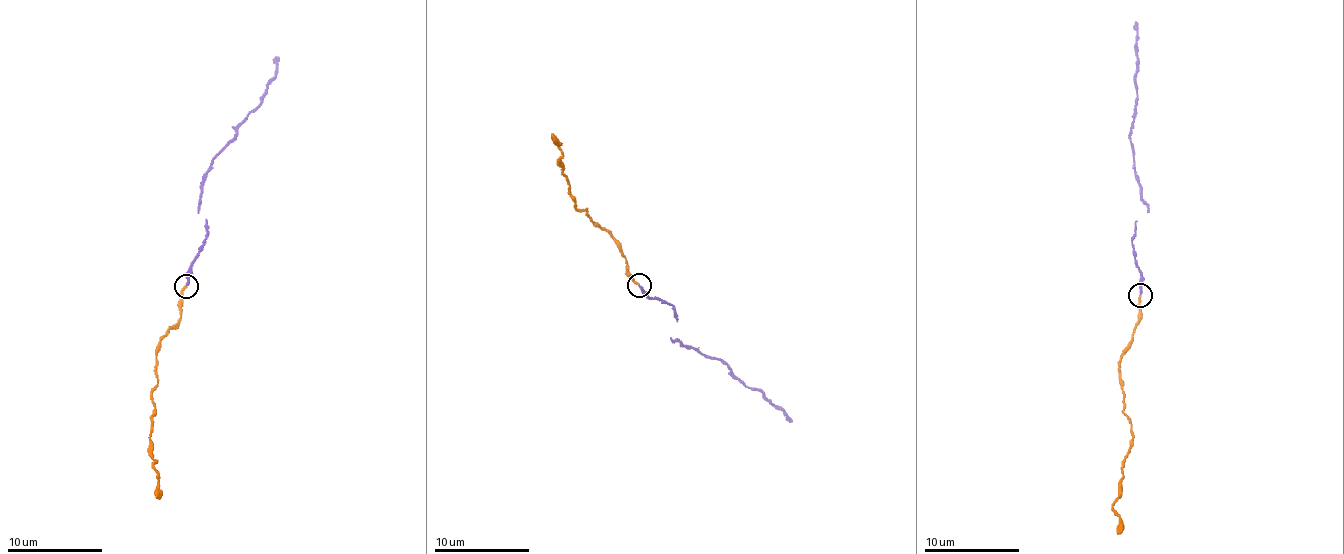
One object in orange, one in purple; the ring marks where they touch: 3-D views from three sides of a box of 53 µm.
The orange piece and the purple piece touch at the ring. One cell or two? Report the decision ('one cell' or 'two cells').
one cell

